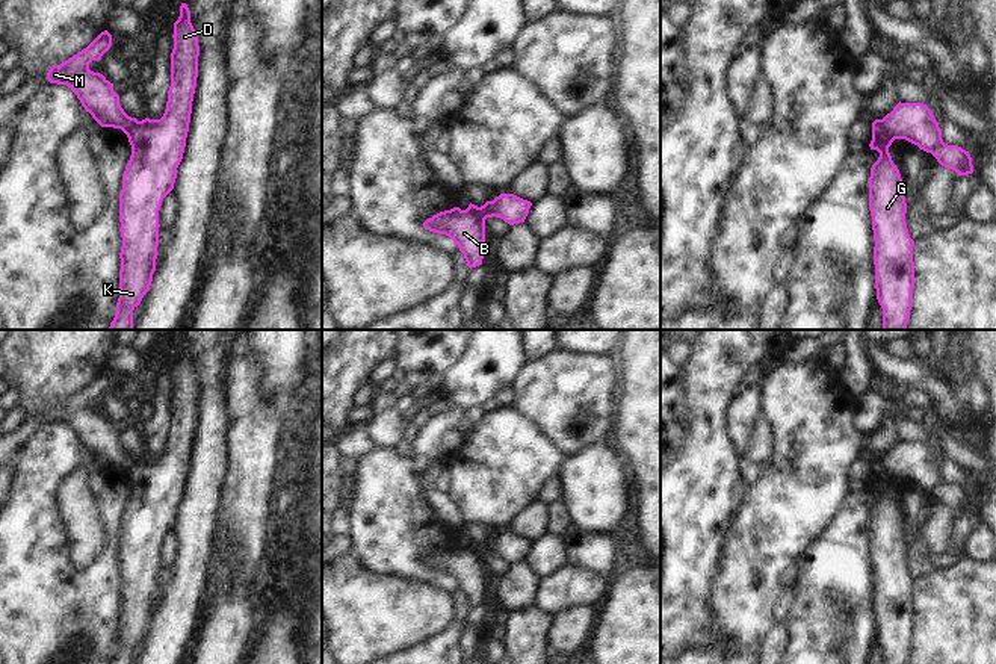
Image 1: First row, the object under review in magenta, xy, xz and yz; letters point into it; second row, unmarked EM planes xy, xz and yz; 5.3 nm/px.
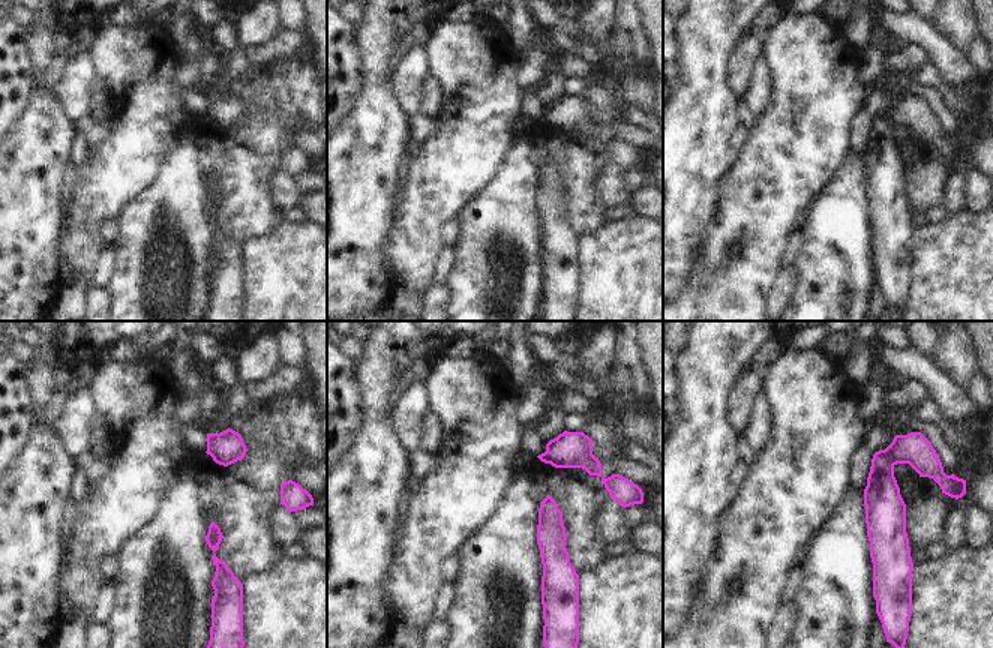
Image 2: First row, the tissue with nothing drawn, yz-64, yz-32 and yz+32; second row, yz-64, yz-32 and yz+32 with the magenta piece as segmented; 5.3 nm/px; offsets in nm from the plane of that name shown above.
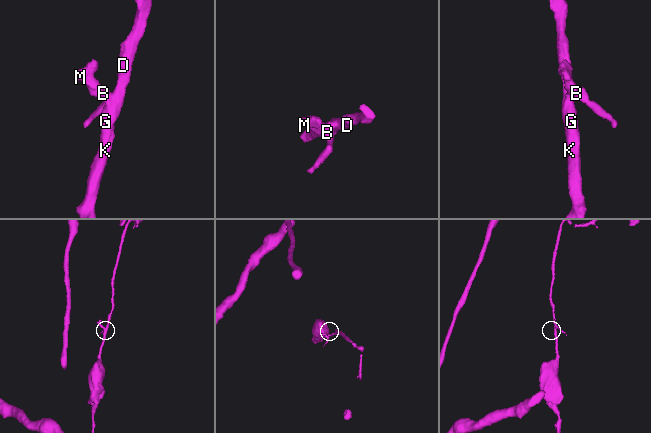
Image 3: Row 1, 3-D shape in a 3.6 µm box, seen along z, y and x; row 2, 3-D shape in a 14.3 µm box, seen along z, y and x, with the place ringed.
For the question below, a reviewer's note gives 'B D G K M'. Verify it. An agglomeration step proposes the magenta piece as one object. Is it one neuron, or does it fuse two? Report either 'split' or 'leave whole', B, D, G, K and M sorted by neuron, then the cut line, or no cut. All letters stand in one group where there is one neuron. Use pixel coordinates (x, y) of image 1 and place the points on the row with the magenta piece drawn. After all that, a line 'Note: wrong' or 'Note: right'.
split; B M / D G K; cut in yz along (880, 120), (886, 133), (893, 139)
Note: wrong

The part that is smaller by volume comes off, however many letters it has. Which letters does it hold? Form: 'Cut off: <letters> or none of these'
Cut off: B, M

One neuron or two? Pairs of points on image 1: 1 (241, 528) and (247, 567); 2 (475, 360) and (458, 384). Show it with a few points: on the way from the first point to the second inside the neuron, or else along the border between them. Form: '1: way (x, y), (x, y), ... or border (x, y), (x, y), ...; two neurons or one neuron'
1: way (241, 537), (245, 558); one neuron
2: way (475, 366), (464, 378); one neuron

